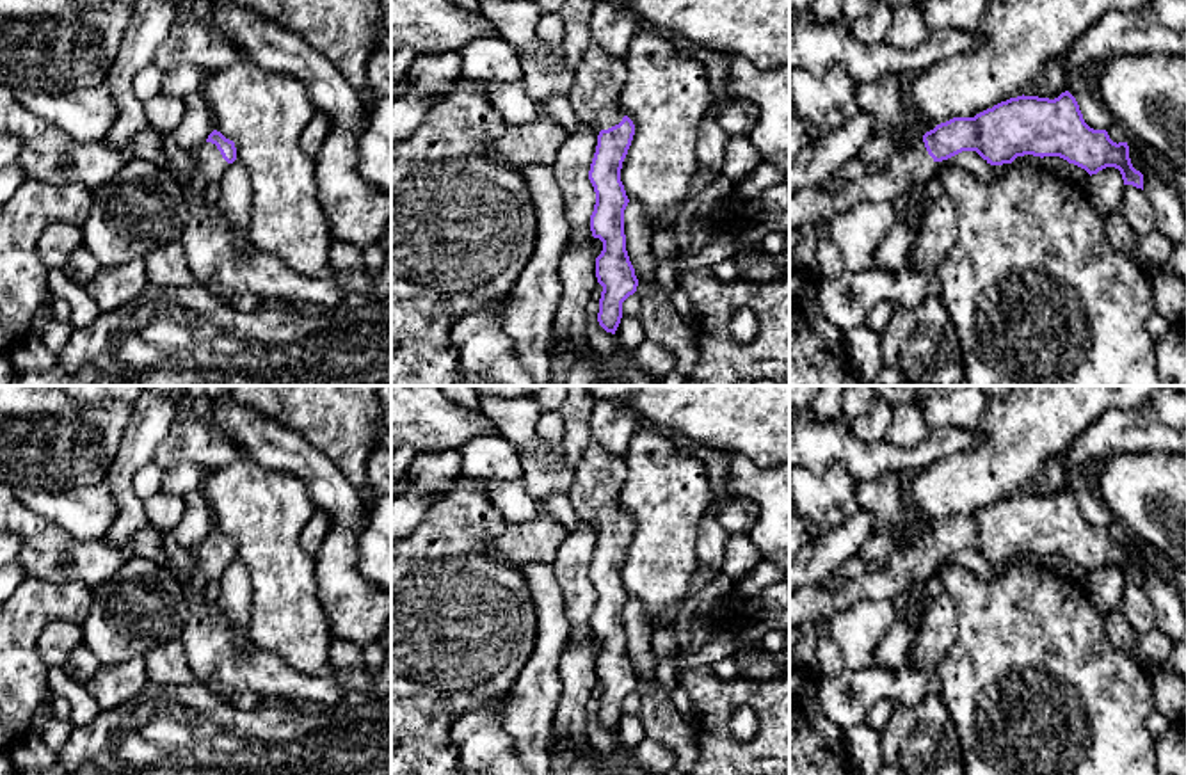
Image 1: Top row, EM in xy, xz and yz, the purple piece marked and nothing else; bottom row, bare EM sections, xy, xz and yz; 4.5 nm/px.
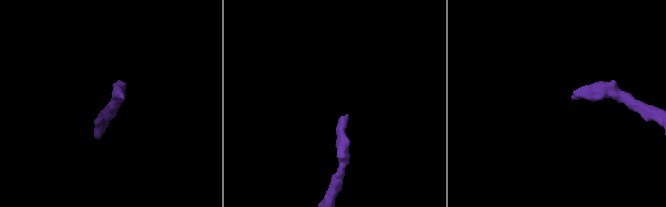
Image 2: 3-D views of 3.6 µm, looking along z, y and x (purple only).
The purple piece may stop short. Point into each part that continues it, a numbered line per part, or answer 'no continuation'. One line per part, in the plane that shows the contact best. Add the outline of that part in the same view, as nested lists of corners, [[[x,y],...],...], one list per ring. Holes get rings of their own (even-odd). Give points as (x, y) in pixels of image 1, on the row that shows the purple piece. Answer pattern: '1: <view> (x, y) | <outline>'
1: xy (210, 167) | [[[204,142],[188,153],[192,153],[197,162],[196,171],[188,174],[188,183],[201,192],[210,185],[219,185],[229,164],[222,158],[217,146]]]

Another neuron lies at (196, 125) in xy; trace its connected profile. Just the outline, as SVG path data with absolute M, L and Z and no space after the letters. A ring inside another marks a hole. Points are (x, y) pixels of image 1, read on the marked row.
M201 92L185 96L183 105L183 119L171 137L178 148L192 151L206 142L208 135L215 130L215 123Z

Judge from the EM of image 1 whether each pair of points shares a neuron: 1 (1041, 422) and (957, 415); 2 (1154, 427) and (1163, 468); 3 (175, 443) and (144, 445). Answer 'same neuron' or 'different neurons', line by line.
1: different neurons
2: different neurons
3: different neurons

